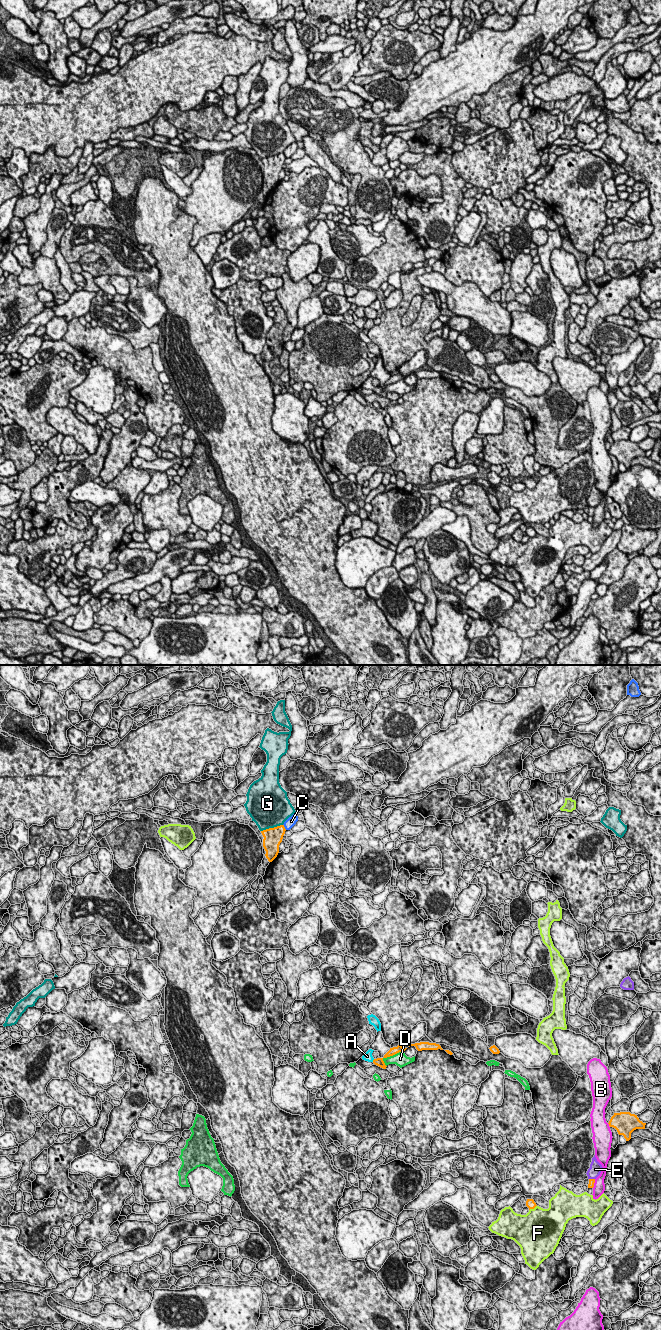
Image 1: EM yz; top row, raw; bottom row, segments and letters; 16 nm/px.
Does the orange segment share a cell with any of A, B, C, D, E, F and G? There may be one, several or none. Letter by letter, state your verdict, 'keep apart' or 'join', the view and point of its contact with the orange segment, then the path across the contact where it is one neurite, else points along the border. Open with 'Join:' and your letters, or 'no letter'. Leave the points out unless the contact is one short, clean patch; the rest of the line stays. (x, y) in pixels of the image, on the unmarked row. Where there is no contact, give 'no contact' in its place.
Join: A
A: join; meets orange in yz at (373, 388); runs through yz (379, 390), (373, 388), (367, 384)
B: keep apart; meets orange in yz at (608, 451)
C: keep apart; meets orange in yz at (284, 155)
D: keep apart; meets orange in yz at (390, 383)
E: keep apart; meets orange in yz at (592, 507)
F: keep apart; meets orange in yz at (532, 536)
G: keep apart; meets orange in yz at (271, 156)

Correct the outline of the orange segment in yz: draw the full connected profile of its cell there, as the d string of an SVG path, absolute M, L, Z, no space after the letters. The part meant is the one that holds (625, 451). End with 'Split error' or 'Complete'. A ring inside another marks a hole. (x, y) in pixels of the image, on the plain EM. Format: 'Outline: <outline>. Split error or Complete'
Outline: M630 440L614 441L608 452L615 456L619 463L623 463L626 469L631 467L631 461L634 458L645 457L646 453L646 451L639 448L637 443Z. Complete

